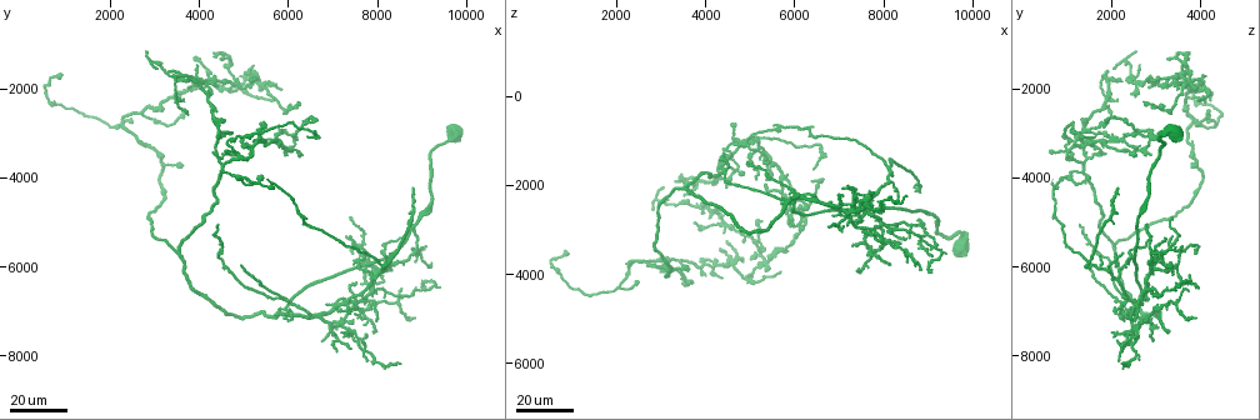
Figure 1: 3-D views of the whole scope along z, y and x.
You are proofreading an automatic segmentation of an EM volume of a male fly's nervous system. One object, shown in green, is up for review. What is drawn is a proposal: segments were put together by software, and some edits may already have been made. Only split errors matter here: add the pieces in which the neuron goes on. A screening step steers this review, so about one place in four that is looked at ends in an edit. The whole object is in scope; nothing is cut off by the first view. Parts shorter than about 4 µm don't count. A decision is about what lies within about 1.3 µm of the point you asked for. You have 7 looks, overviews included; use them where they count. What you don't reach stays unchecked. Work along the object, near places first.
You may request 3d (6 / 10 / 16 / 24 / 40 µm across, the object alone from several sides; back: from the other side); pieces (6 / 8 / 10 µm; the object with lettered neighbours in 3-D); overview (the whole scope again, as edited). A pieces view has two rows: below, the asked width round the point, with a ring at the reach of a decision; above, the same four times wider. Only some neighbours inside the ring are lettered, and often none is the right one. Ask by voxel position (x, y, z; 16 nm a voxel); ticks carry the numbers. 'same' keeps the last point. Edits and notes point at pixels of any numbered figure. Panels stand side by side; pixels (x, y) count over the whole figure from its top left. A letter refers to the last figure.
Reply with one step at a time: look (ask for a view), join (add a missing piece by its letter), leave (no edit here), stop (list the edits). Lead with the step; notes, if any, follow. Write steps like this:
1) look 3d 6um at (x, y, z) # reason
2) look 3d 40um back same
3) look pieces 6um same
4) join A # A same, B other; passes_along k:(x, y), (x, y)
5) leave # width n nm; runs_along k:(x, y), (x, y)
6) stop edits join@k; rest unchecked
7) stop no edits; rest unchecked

look 3d 24um at (5350, 3950, 1500) # free end

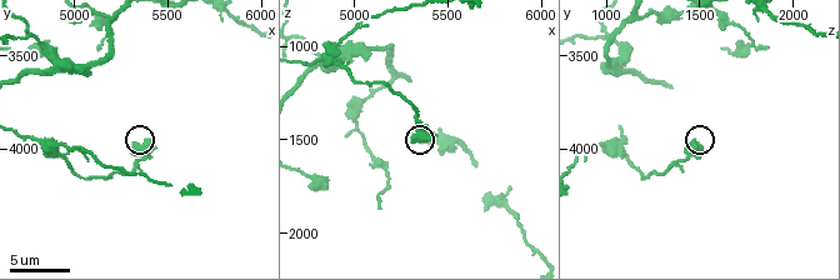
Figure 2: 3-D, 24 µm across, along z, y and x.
look pieces 10um at (5400, 3940, 1480)

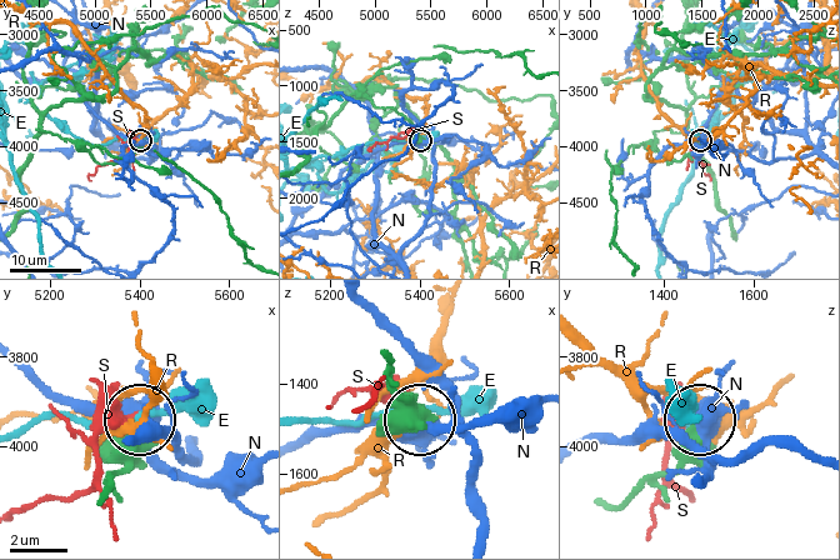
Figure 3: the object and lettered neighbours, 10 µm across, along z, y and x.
leave # width 490 nm; E other, N other, R other, S other; none of them fits

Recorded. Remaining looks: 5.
look 3d 16um at (5700, 2250, 3900)

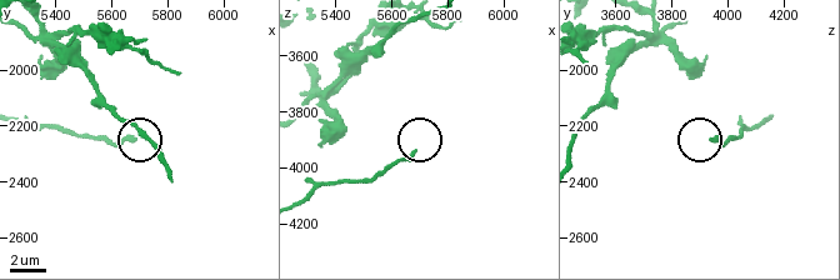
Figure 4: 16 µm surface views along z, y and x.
look pieces 8um at (5680, 2250, 3940) # what lies round it

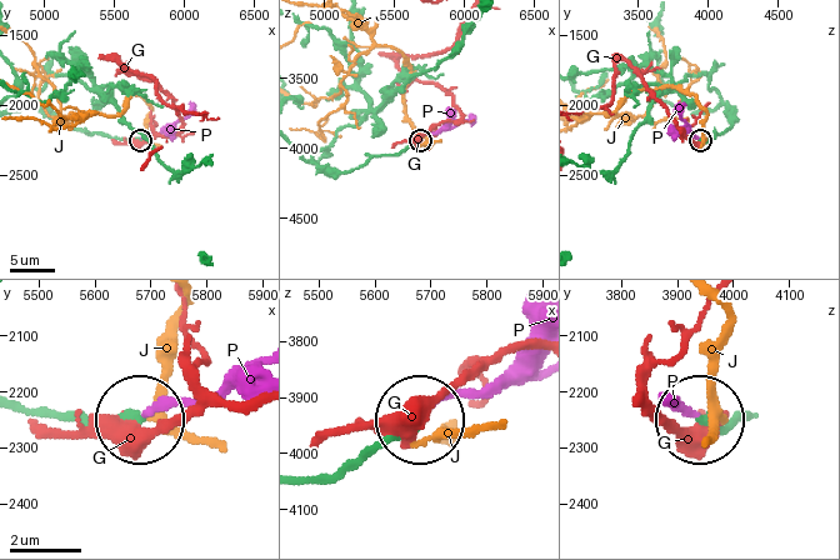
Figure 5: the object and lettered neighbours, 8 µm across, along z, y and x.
join P # width 250 nm; G other, J other, P same; passes_along 5:(326, 475), (359, 464), (449, 398), (494, 395), (538, 374); the neuron continues

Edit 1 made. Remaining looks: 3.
look overview # redraw

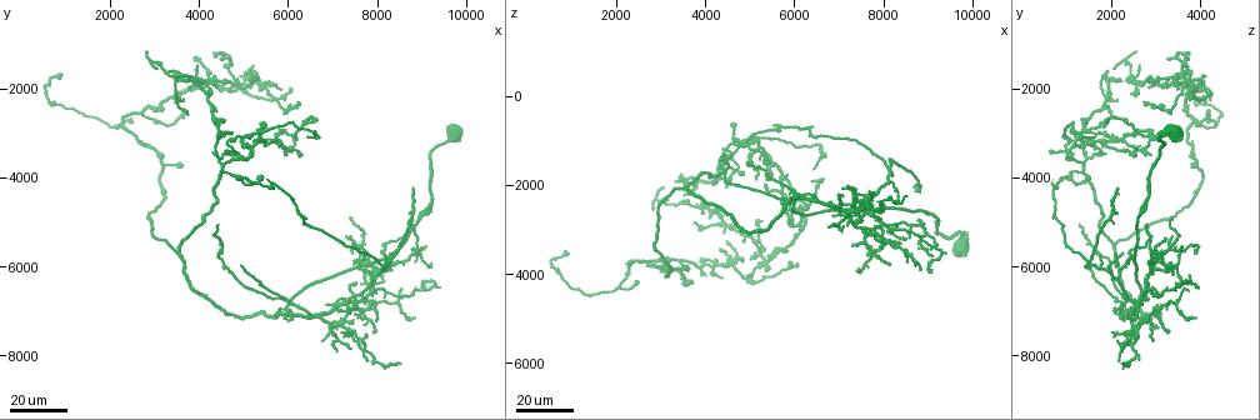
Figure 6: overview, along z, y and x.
look 3d 16um at (6050, 2050, 3850) # long arm stops here

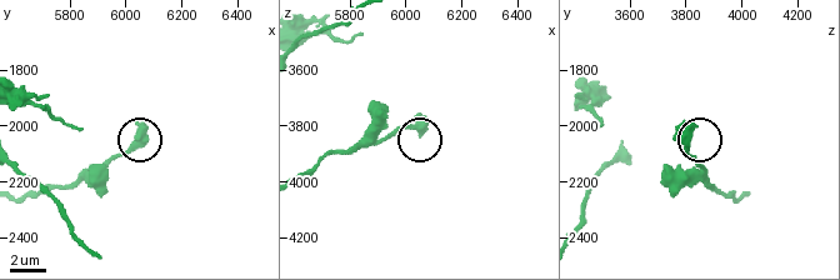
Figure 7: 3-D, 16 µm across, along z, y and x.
look pieces 6um at (6070, 2000, 3820) # see the neighbours

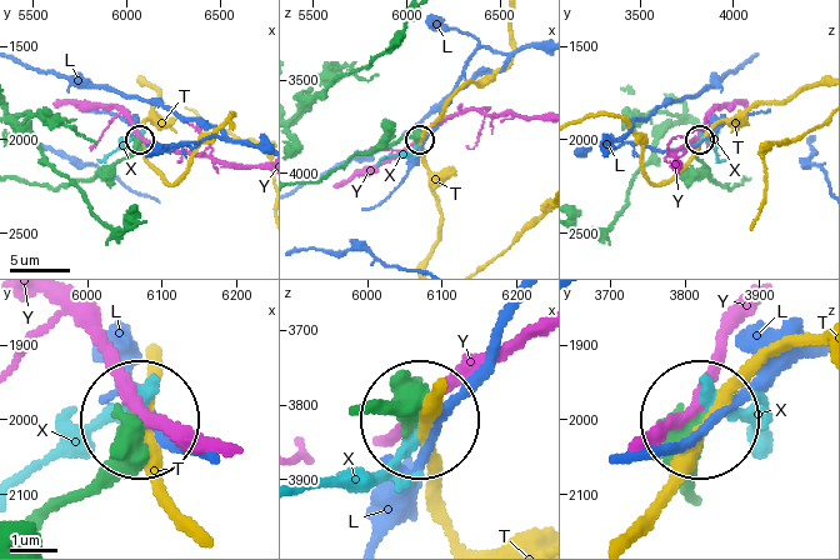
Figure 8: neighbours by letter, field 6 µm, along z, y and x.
leave # L other, T other, X other, Y other; runs_along 8:(20, 178), (53, 188), (91, 179), (130, 155), (138, 141); no lettered piece goes on from it

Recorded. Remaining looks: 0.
stop edits join@5; rest unchecked

